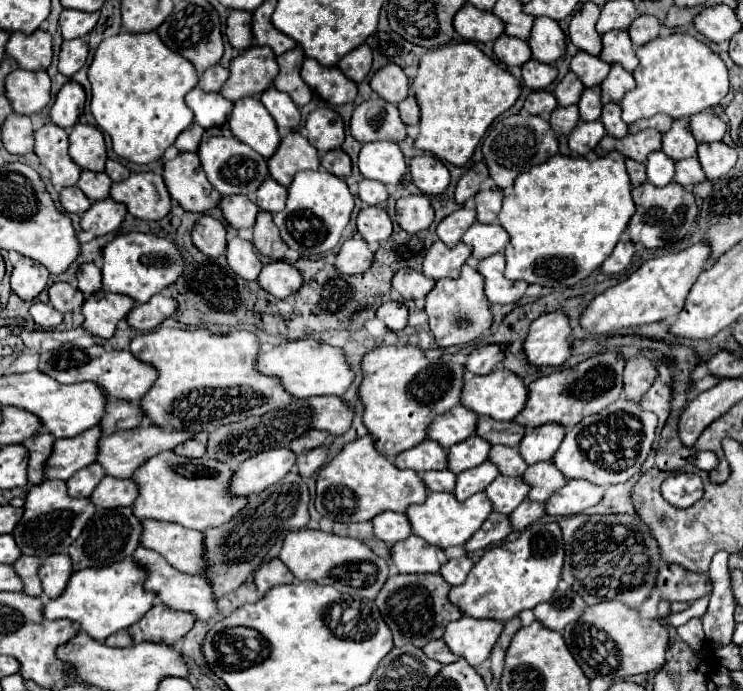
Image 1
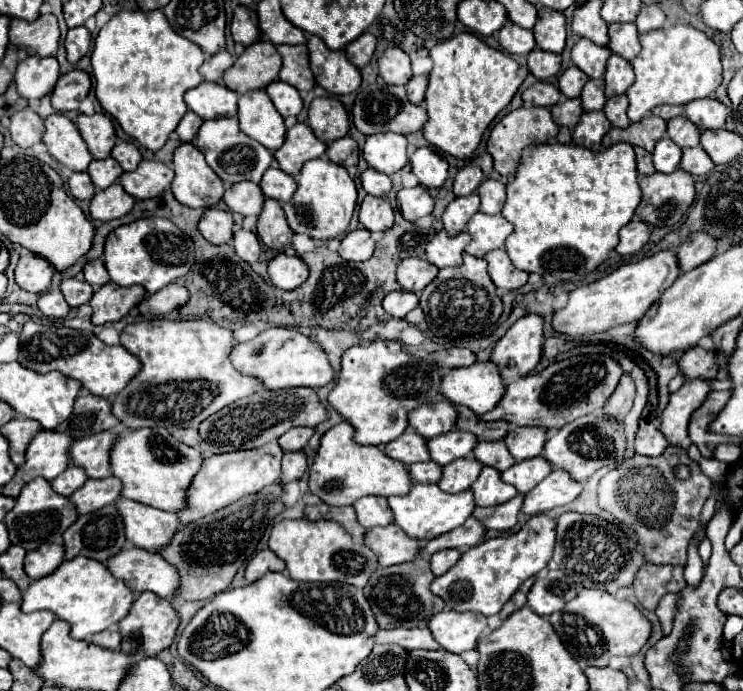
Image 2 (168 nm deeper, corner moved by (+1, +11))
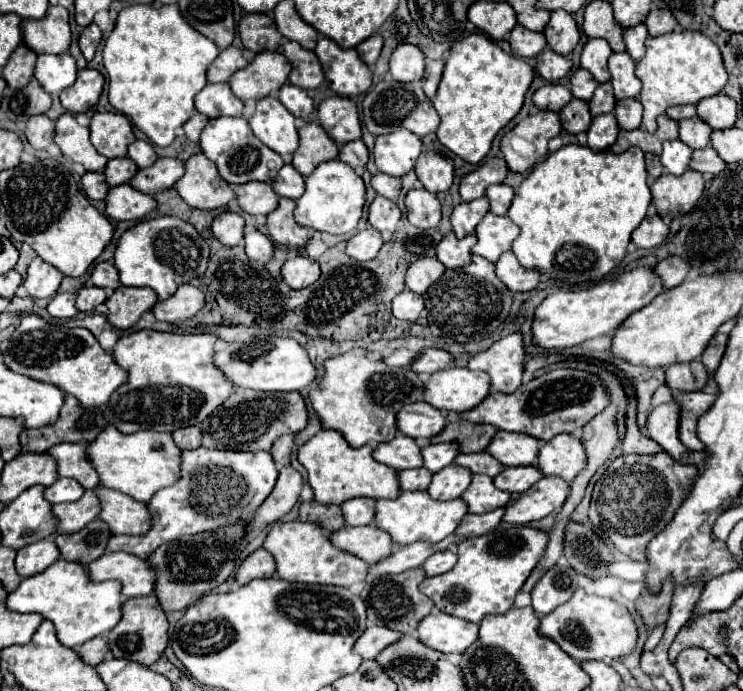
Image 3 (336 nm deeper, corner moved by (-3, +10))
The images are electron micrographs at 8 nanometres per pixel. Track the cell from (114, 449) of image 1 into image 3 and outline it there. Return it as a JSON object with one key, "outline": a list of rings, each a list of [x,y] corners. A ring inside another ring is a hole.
{"outline":[[[61,443],[49,449],[49,453],[57,459],[61,477],[77,479],[85,489],[95,489],[99,487],[101,479],[99,479],[99,473],[95,473],[93,463],[87,457],[87,447],[89,443],[73,443],[73,445]]]}

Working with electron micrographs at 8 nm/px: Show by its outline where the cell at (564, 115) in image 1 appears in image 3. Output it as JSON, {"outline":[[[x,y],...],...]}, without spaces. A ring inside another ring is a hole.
{"outline":[[[571,99],[569,105],[565,105],[559,113],[563,129],[571,135],[577,135],[581,131],[587,131],[591,125],[591,113],[587,101],[581,99]]]}

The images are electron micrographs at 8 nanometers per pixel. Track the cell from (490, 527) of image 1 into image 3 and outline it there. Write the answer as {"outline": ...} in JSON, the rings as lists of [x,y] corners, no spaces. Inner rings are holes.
{"outline":[[[449,535],[445,541],[437,543],[437,545],[429,545],[427,541],[417,541],[413,545],[403,545],[403,547],[397,547],[395,553],[391,557],[387,557],[385,561],[377,563],[375,567],[369,569],[369,573],[377,573],[377,575],[385,575],[385,573],[403,573],[407,569],[413,569],[413,567],[421,567],[425,563],[427,557],[431,557],[433,553],[441,551],[441,549],[447,549],[451,545],[457,545],[461,539],[453,535]]]}

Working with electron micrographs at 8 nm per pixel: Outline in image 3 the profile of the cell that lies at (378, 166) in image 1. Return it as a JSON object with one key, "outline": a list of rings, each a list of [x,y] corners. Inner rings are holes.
{"outline":[[[397,129],[389,135],[379,135],[375,139],[375,165],[379,171],[393,175],[393,177],[403,177],[405,173],[415,167],[415,161],[421,153],[421,139],[407,131],[407,129]]]}

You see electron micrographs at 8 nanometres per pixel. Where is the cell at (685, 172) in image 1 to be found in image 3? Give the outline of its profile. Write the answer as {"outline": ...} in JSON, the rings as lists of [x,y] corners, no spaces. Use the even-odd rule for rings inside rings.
{"outline":[[[705,147],[705,149],[693,151],[689,169],[699,171],[699,173],[717,175],[717,173],[721,173],[721,171],[725,169],[725,163],[723,163],[723,159],[717,155],[717,151],[713,151],[711,147]]]}

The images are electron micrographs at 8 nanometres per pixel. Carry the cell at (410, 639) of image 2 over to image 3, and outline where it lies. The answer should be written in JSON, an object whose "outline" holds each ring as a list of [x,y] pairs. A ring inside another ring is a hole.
{"outline":[[[369,627],[355,643],[355,653],[359,653],[363,659],[375,659],[377,653],[381,653],[381,649],[385,649],[387,645],[397,643],[397,639],[401,639],[403,633],[397,633],[393,629],[385,629],[385,627]]]}

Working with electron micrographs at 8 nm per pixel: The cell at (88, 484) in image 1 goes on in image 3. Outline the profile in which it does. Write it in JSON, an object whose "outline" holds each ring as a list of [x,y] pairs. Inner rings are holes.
{"outline":[[[61,477],[51,487],[45,489],[45,499],[51,503],[67,503],[67,501],[77,501],[83,493],[85,489],[79,481]]]}

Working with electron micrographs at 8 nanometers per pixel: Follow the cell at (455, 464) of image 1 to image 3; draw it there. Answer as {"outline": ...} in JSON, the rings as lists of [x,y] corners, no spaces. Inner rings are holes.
{"outline":[[[453,441],[451,443],[431,443],[431,445],[423,447],[421,453],[423,453],[425,467],[431,473],[437,473],[455,461],[455,457],[459,455],[459,449],[457,449],[457,445],[453,445]]]}

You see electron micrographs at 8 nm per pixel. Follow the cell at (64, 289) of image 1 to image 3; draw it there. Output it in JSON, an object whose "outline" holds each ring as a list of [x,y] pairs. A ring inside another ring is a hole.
{"outline":[[[81,287],[77,291],[77,309],[79,311],[93,311],[95,305],[103,303],[107,299],[107,293],[105,289],[101,287]]]}

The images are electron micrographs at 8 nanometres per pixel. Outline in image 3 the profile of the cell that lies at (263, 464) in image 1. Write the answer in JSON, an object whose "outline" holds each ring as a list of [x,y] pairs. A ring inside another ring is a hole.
{"outline":[[[199,447],[195,451],[183,451],[181,463],[181,479],[155,493],[149,503],[153,529],[143,537],[115,535],[109,541],[111,551],[125,551],[137,555],[141,559],[149,559],[151,553],[181,535],[197,535],[203,531],[215,531],[217,527],[225,527],[235,523],[237,519],[249,519],[253,511],[269,497],[279,477],[277,465],[269,451],[243,453],[243,451],[217,451]]]}

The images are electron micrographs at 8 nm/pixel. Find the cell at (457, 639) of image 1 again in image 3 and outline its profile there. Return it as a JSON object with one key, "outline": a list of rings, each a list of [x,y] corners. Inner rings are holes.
{"outline":[[[433,609],[417,627],[417,635],[427,647],[447,655],[463,653],[473,641],[477,641],[477,633],[477,623],[449,617],[449,613],[439,613],[439,609]]]}

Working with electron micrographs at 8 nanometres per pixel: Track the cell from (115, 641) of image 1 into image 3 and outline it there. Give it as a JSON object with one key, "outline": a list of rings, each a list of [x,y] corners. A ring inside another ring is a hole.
{"outline":[[[99,635],[79,647],[79,655],[89,665],[99,665],[103,659],[109,657],[109,639],[107,635]]]}

